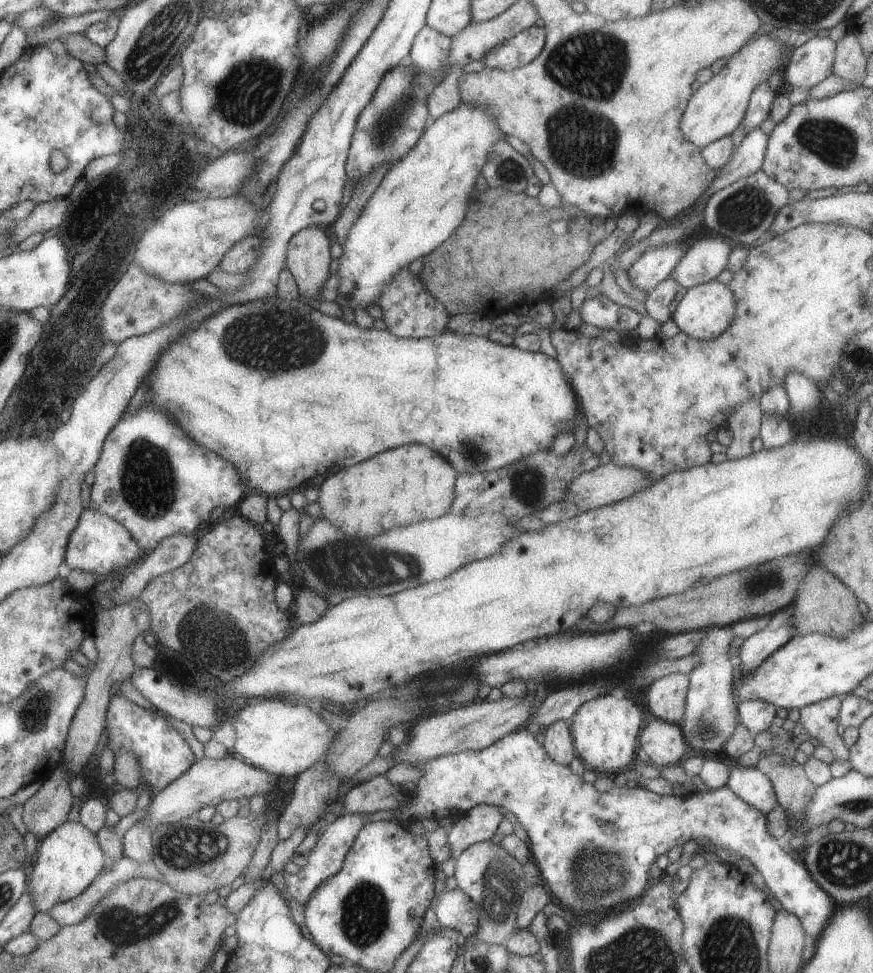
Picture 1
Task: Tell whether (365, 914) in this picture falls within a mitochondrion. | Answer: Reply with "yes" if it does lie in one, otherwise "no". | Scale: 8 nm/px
yes

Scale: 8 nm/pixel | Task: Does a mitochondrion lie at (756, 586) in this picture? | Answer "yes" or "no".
yes

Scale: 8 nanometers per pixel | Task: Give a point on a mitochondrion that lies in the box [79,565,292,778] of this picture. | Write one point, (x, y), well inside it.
(205, 631)

